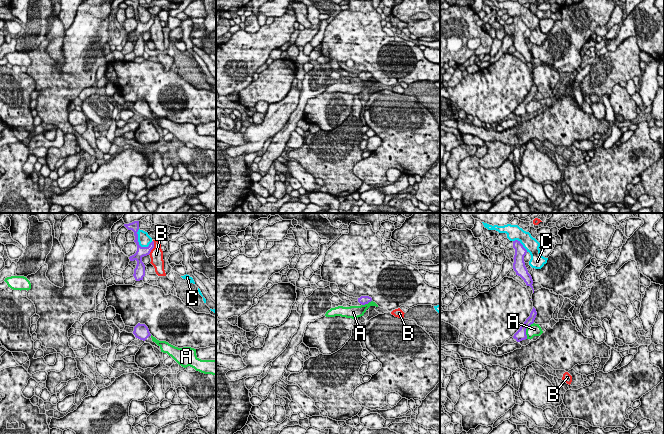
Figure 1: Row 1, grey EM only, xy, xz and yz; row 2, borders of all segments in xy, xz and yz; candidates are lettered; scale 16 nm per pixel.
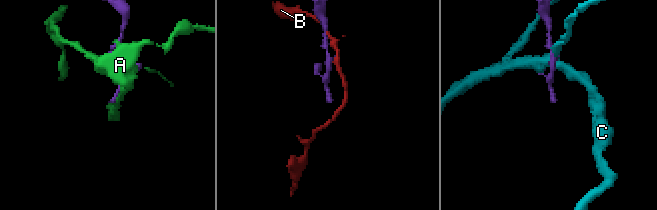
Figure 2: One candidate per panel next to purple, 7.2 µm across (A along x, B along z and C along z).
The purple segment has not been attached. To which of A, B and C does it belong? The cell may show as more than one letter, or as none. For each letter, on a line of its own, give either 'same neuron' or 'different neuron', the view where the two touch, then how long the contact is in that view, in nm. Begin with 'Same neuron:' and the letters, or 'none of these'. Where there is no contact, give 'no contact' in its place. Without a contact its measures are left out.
Same neuron: none of these
A: different neuron; contact in yz; length 300 nm
B: different neuron; contact in xy; length 260 nm
C: different neuron; contact in xy; length 340 nm

